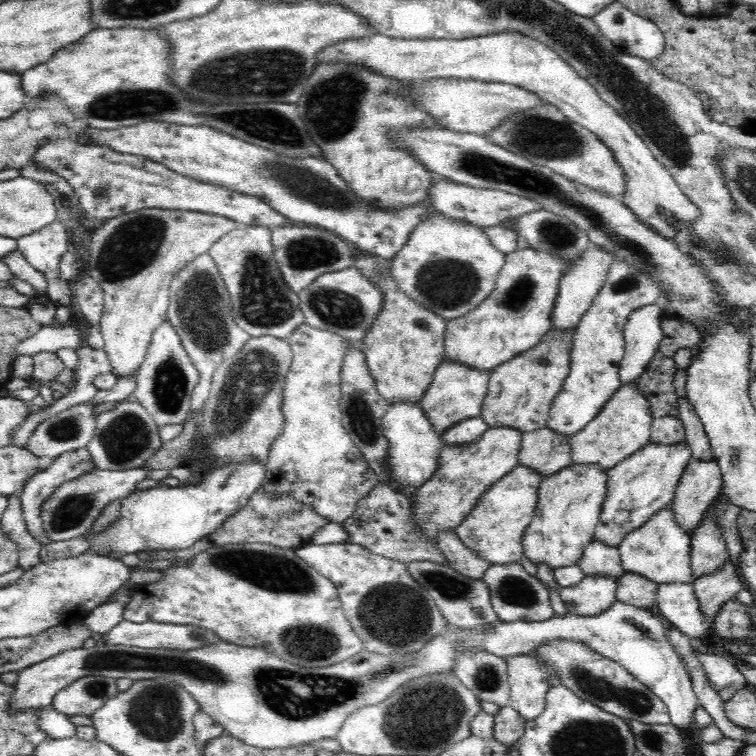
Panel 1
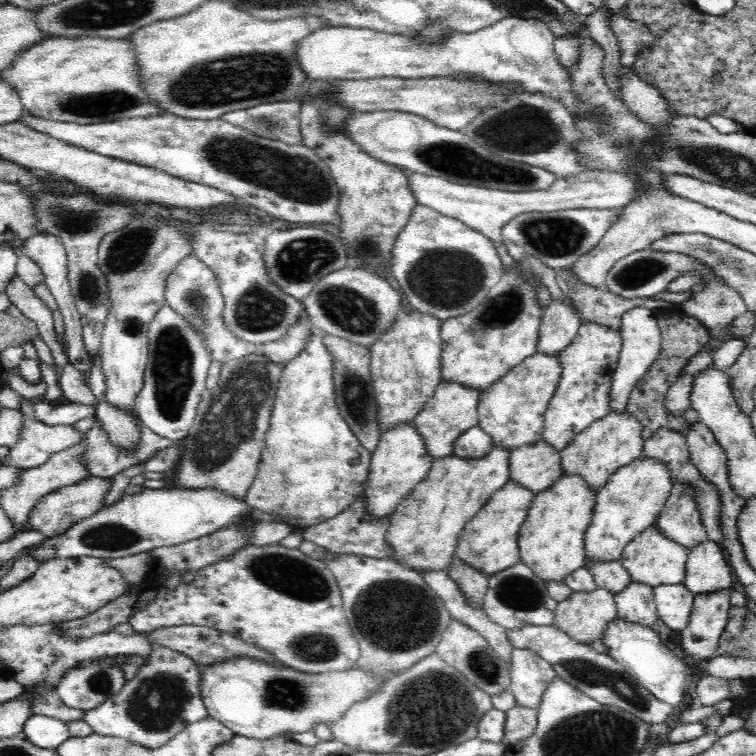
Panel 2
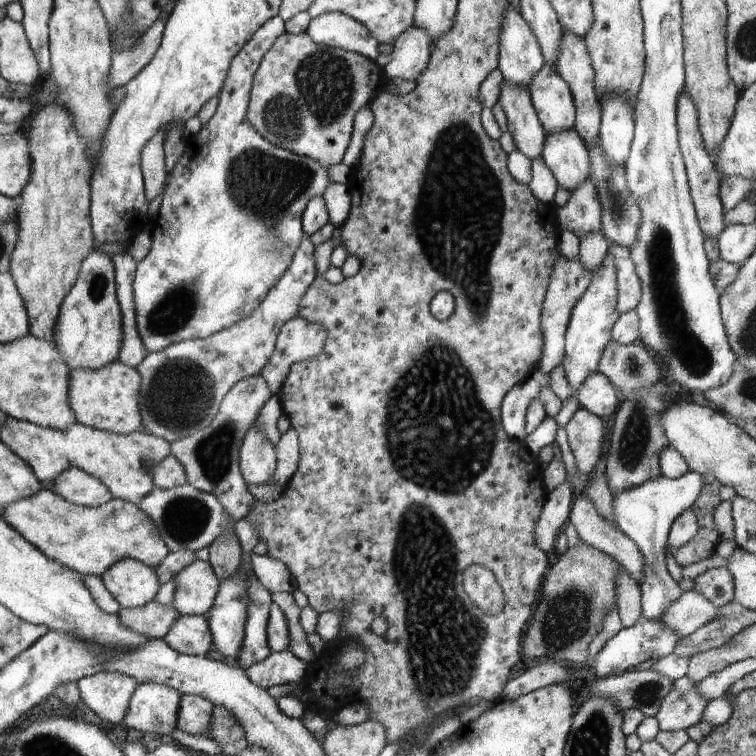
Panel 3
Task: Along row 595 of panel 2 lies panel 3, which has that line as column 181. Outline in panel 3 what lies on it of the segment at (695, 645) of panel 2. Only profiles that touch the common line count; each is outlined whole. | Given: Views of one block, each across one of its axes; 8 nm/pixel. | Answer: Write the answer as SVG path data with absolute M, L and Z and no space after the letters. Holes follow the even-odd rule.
M198 695L180 696L180 708L176 716L176 726L192 736L205 736L212 724L212 710L215 706Z

